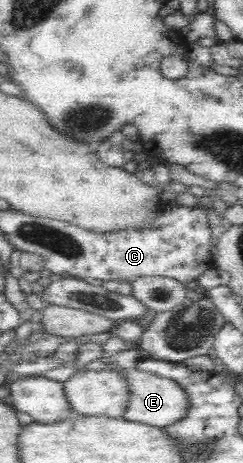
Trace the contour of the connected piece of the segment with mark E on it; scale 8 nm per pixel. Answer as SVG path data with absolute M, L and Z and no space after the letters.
M112 350L110 356L100 354L96 360L86 364L86 370L96 371L116 371L118 375L124 377L126 385L128 385L128 404L126 410L122 414L122 418L128 422L139 422L143 425L155 426L162 429L172 422L178 422L180 418L184 418L186 408L188 408L188 397L184 389L171 378L162 378L149 372L142 372L136 368L123 368L114 363L116 351Z

